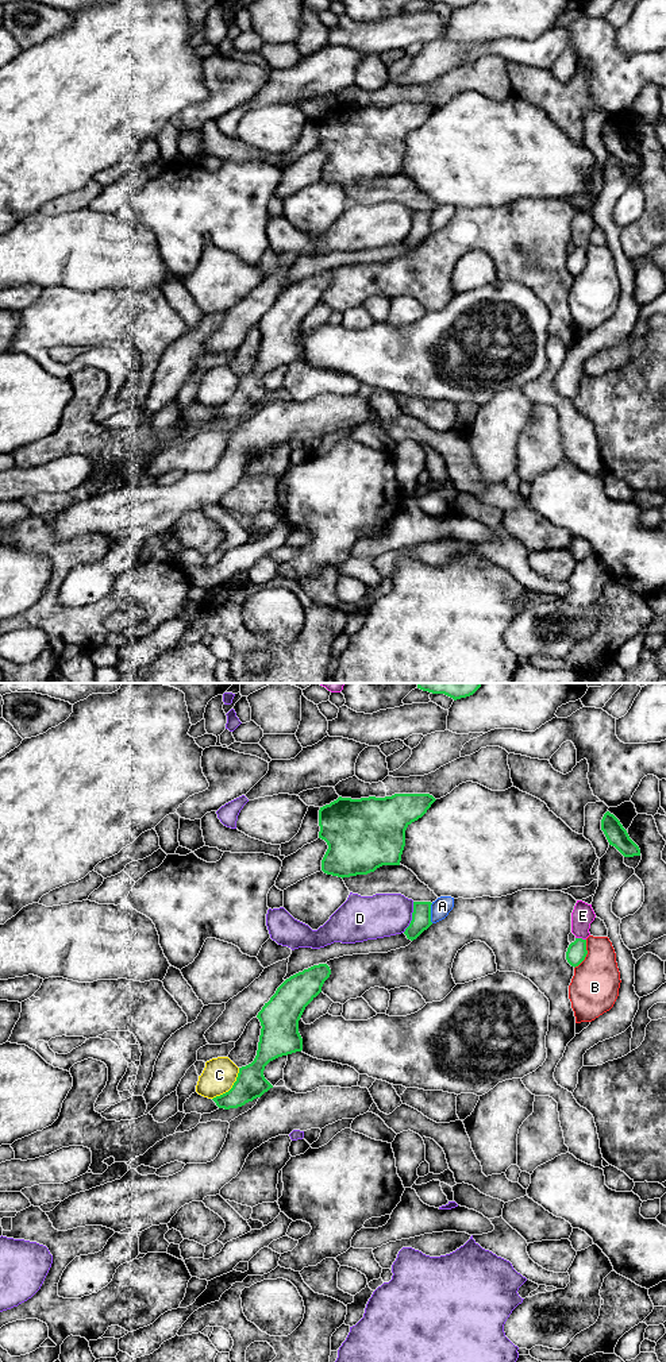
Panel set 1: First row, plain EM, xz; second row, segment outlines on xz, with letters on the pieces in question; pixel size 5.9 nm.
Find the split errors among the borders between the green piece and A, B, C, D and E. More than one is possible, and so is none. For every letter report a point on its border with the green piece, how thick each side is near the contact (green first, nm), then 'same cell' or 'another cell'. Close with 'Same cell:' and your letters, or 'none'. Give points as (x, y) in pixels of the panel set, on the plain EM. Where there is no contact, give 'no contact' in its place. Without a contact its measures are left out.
A: meets green in xz at (430, 222); 110 nm thick on the green side, 110 nm on the other; another cell
B: meets green in xz at (586, 262); 120 nm thick on the green side, 280 nm on the other; another cell
C: meets green in xz at (233, 396); 180 nm thick on the green side, 200 nm on the other; another cell
D: meets green in xz at (412, 226); 110 nm thick on the green side, 260 nm on the other; another cell
E: meets green in xz at (581, 247); 120 nm thick on the green side, 140 nm on the other; another cell
Same cell: none

